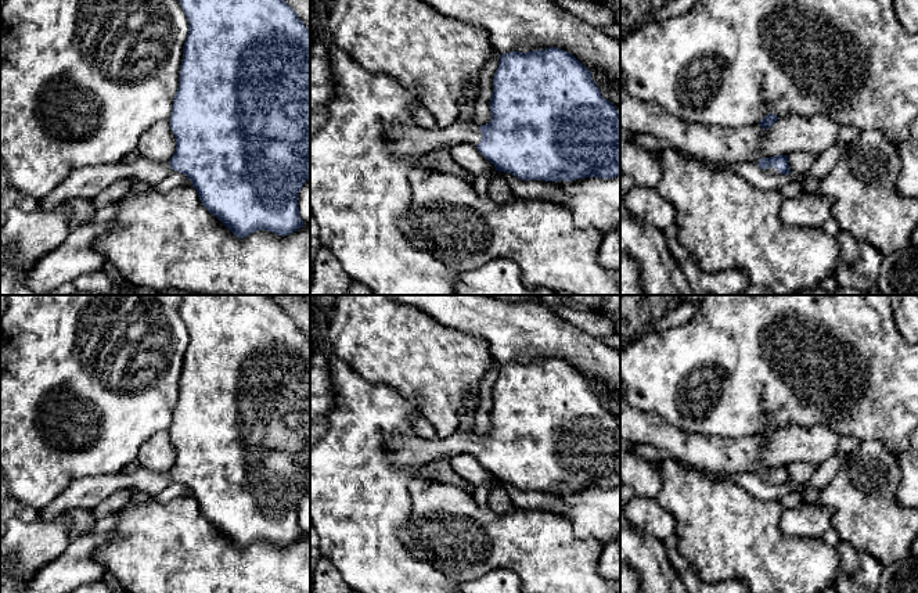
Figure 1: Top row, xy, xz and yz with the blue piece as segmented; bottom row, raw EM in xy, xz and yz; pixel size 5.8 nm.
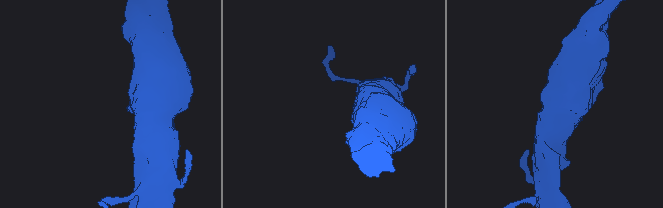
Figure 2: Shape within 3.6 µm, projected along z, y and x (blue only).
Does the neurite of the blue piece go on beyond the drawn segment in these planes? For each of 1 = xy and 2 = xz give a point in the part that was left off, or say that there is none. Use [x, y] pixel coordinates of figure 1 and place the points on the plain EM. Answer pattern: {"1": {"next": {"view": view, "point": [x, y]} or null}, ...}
{"1": {"next": {"view": "xy", "point": [86, 493]}}, "2": {"next": {"view": "xz", "point": [407, 453]}}}

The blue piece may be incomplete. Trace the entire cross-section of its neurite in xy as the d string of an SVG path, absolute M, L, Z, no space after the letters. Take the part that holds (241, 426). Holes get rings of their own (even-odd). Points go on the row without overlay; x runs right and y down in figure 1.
M181 295L179 312L188 331L188 345L183 357L179 398L169 428L169 435L176 449L176 461L172 468L168 472L156 474L140 467L134 472L120 471L114 475L75 479L48 506L39 511L39 518L51 521L72 507L91 511L104 499L119 490L133 490L155 497L172 481L177 481L192 492L192 497L208 522L215 525L238 549L244 549L258 540L288 546L305 535L299 526L298 504L310 488L310 342L298 328L296 321L274 301L273 295Z

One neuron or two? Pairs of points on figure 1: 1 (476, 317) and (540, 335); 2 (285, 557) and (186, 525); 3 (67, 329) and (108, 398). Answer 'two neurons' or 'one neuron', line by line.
1: one neuron
2: one neuron
3: one neuron

